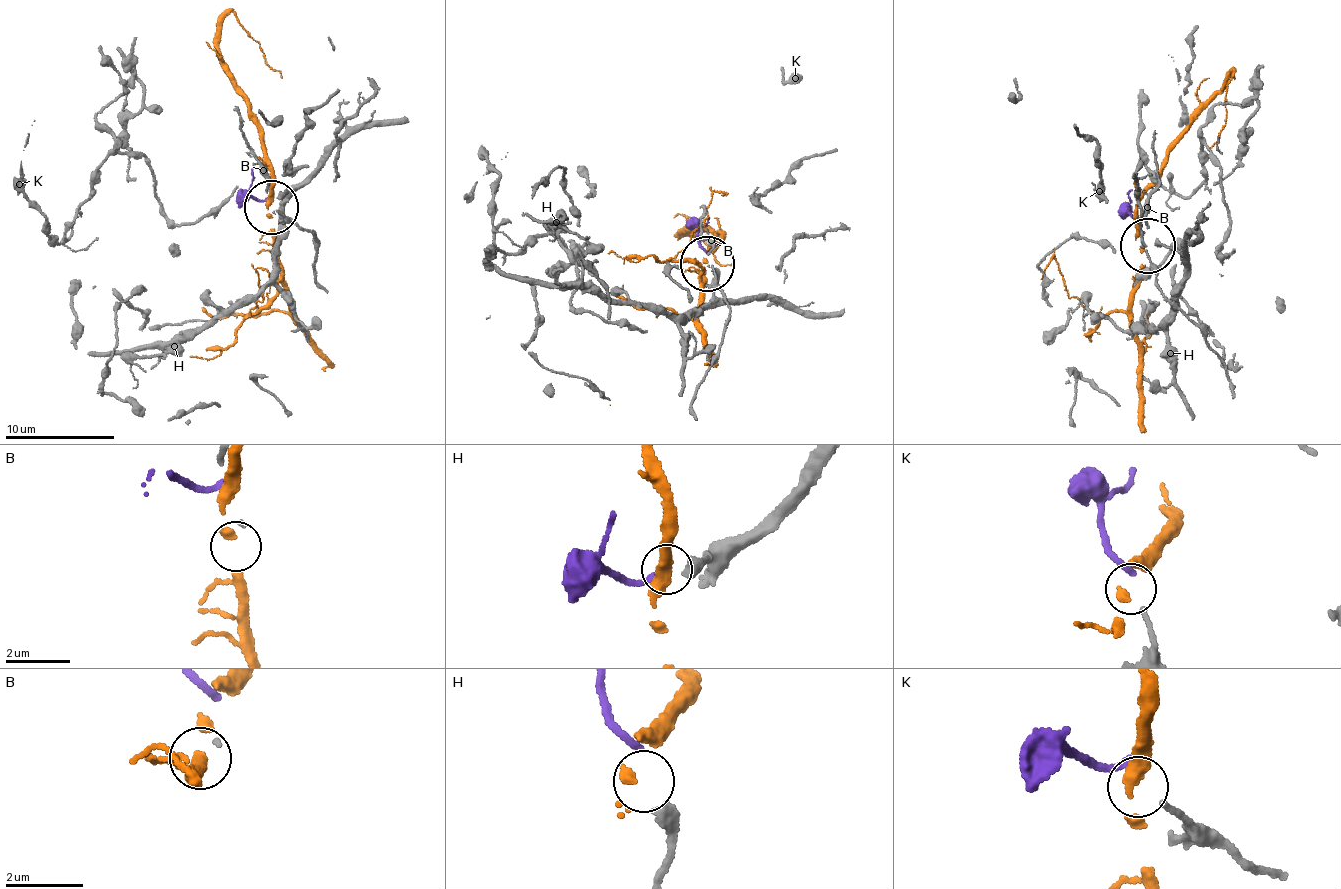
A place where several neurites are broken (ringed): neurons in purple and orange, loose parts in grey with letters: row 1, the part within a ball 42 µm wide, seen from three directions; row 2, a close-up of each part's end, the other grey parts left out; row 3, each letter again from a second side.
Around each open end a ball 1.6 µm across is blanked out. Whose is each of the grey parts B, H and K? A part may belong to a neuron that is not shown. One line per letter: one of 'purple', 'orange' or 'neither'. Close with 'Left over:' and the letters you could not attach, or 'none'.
B: neither
H: purple
K: neither
Left over: B, K

